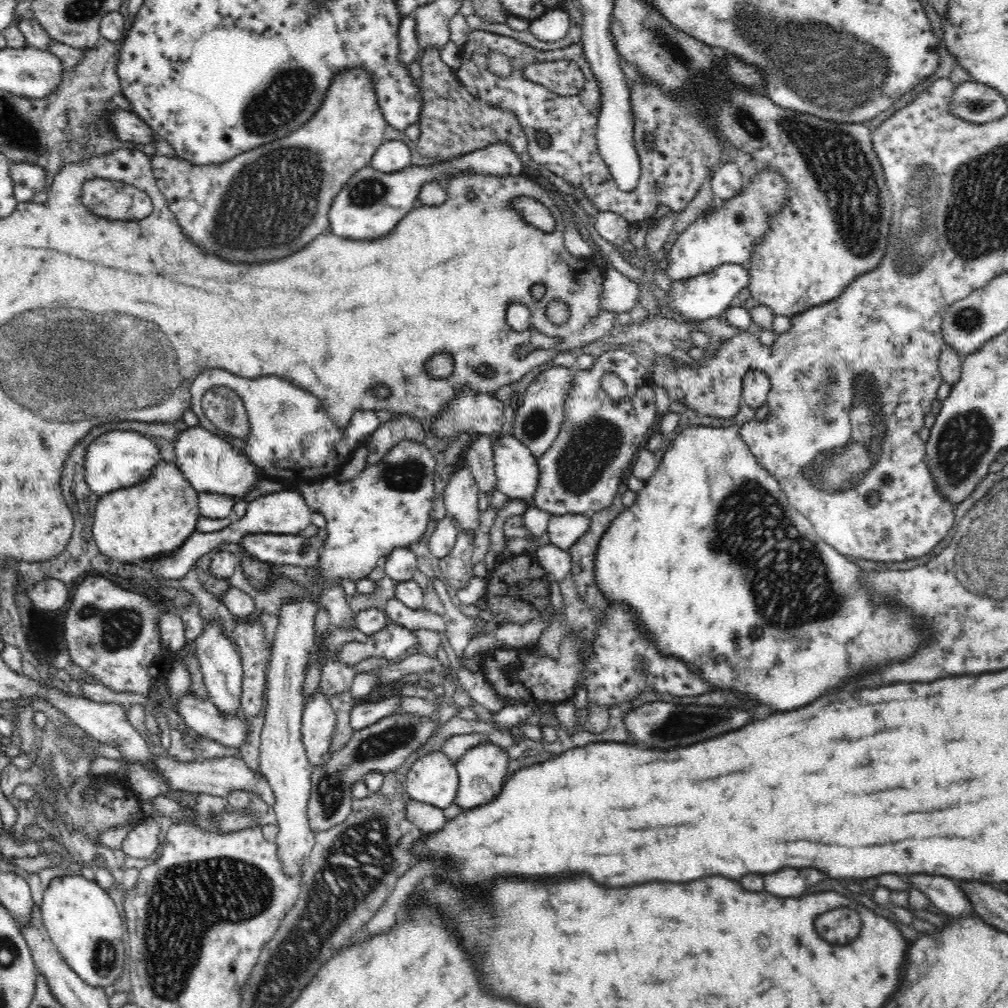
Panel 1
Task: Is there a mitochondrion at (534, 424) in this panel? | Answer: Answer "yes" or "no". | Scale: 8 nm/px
yes

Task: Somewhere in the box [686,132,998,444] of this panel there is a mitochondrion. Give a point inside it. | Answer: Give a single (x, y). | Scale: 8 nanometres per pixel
(968, 319)

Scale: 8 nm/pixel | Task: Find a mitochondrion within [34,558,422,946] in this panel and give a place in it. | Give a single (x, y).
(118, 627)

